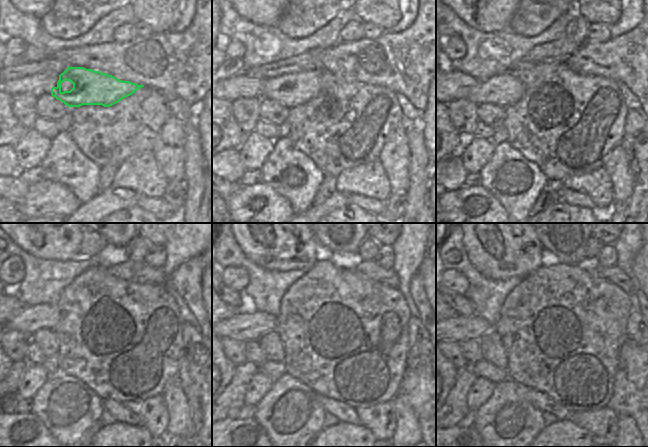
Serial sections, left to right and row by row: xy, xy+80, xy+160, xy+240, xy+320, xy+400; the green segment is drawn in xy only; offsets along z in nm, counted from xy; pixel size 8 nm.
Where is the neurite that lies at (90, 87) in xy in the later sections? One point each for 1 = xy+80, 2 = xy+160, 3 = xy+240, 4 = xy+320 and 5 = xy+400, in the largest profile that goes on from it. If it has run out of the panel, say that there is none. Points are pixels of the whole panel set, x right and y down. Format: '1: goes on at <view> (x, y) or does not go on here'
1: goes on at xy+80 (291, 90)
2: goes on at xy+160 (504, 90)
3: goes on at xy+240 (31, 319)
4: goes on at xy+320 (248, 324)
5: goes on at xy+400 (458, 328)

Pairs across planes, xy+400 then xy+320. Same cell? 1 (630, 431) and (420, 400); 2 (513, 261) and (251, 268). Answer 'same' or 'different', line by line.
1: different
2: different

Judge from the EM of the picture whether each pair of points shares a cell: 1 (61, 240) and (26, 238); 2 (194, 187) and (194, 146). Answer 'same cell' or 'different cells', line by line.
1: same cell
2: same cell

